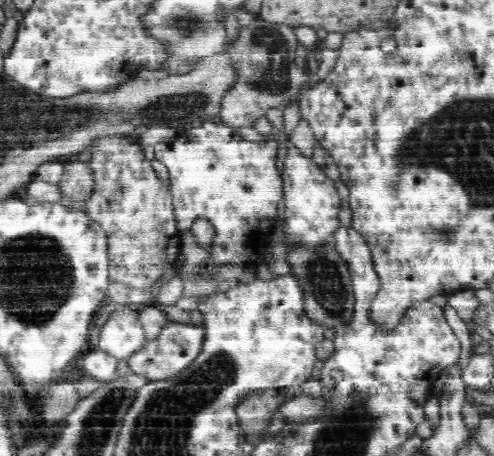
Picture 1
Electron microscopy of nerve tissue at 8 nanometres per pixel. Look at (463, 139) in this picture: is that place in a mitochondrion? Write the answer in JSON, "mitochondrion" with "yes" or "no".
{"mitochondrion":"yes"}

